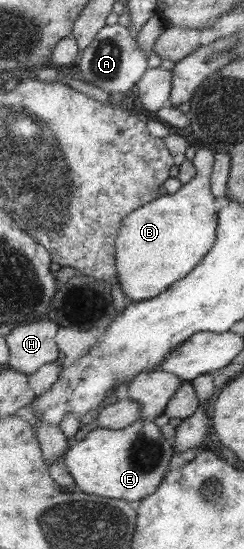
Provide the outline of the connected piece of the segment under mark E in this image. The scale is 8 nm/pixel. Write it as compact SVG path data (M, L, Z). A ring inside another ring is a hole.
M139 418L123 429L97 427L89 432L84 440L75 442L69 448L64 454L64 462L67 471L74 478L78 491L89 495L125 500L136 506L139 502L153 495L160 487L161 480L166 476L169 460L175 454L175 448L176 444L173 444L173 439L163 438L163 434L159 432L159 426L154 421Z

